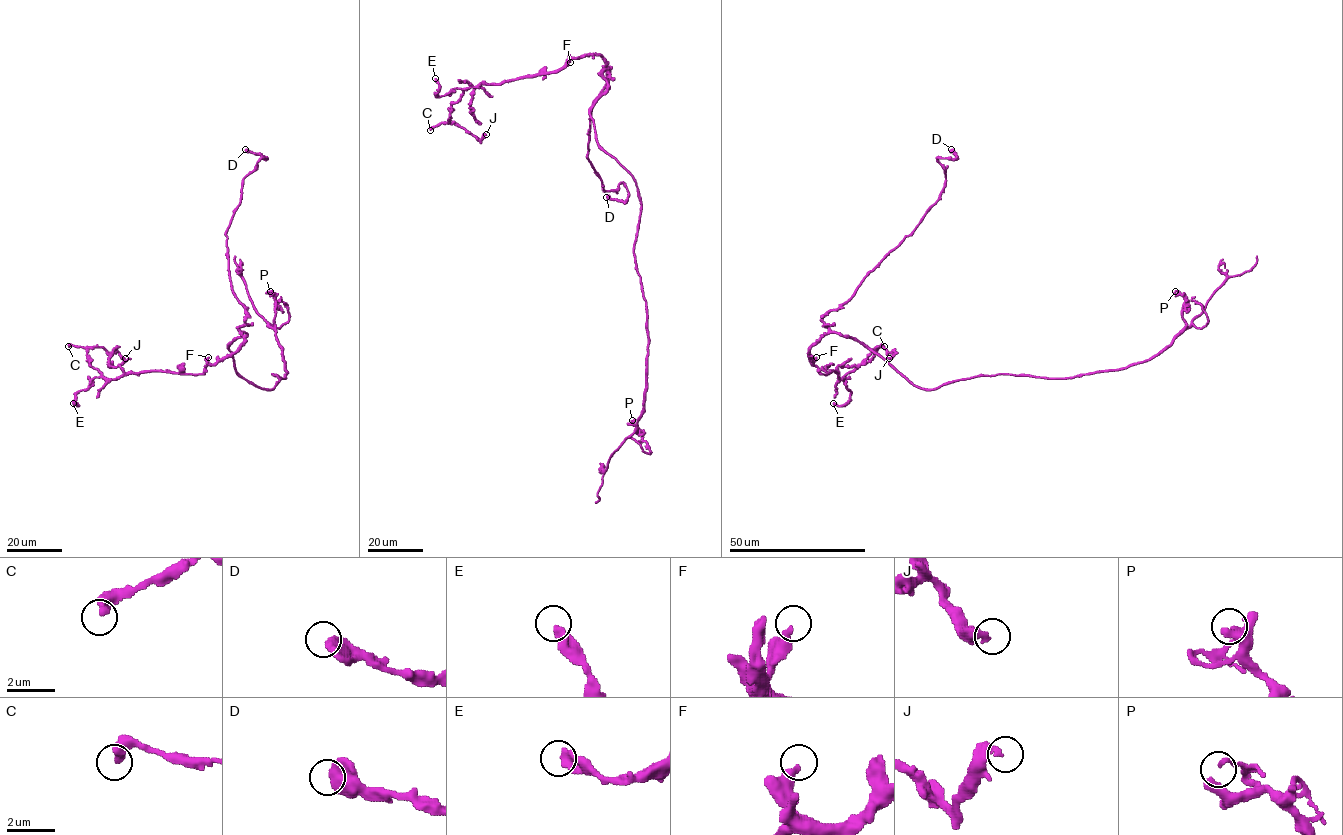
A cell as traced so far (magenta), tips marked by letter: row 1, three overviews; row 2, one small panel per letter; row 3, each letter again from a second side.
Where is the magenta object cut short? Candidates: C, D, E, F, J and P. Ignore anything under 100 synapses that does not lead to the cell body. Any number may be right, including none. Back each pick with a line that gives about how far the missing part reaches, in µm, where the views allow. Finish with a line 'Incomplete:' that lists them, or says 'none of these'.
Incomplete: none of these

